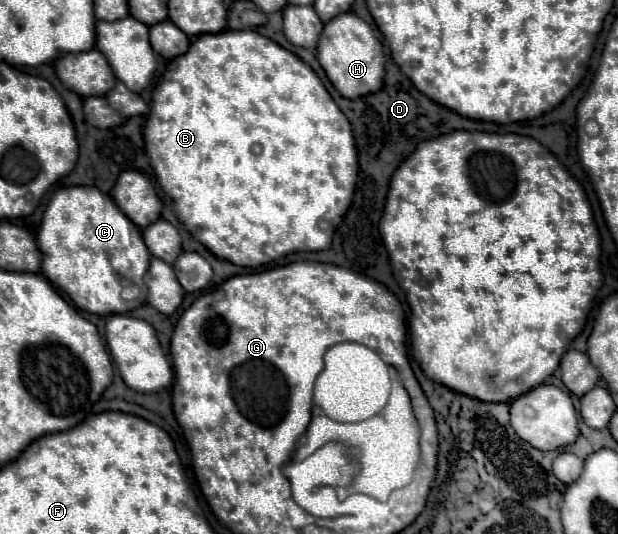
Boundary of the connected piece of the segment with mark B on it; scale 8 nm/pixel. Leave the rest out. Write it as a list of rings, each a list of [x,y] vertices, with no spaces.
[[[222,31],[216,35],[200,35],[188,49],[188,53],[172,59],[166,67],[166,73],[160,85],[154,89],[149,103],[150,111],[144,126],[144,142],[147,154],[152,161],[158,183],[168,197],[172,199],[176,217],[200,241],[210,249],[218,259],[230,261],[242,267],[258,267],[278,257],[296,251],[320,251],[332,245],[334,231],[342,223],[344,213],[348,211],[358,179],[358,157],[352,137],[352,127],[338,105],[332,101],[330,93],[318,79],[318,75],[306,65],[300,57],[286,51],[272,39],[258,35],[256,31]]]

